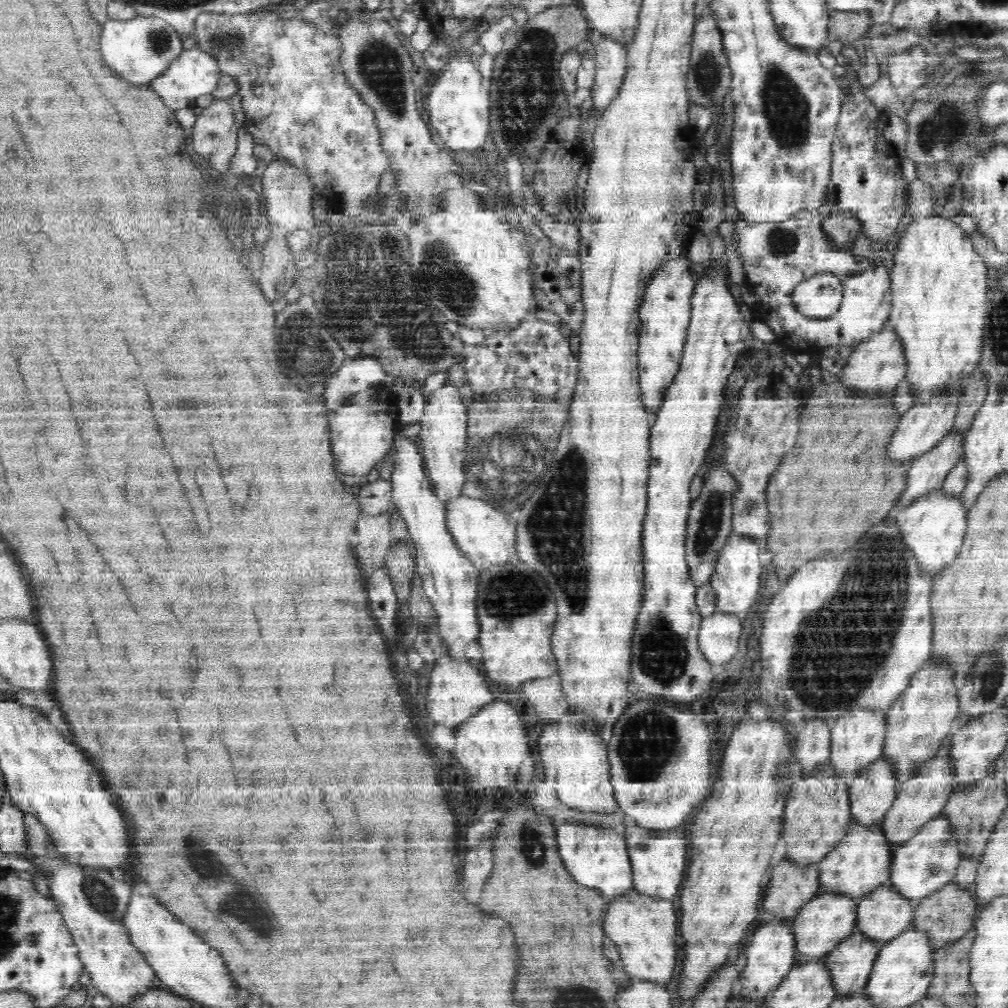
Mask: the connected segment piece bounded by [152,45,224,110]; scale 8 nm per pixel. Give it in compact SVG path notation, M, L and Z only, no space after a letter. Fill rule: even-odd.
M194 45L184 50L162 75L152 81L152 88L158 92L168 108L177 110L193 106L194 101L202 95L216 91L222 74L224 72L219 68L219 60L211 52L206 52L203 48Z

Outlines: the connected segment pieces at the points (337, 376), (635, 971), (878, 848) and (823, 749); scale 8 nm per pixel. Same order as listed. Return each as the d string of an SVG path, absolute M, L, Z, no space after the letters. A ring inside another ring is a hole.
M362 355L358 358L347 358L337 368L326 384L326 404L328 408L340 408L351 395L364 391L378 383L390 380L389 374L382 366L380 357Z
M630 891L623 899L611 902L605 916L604 930L622 952L624 970L640 982L670 984L678 964L678 914L672 900L656 900Z
M853 821L847 836L817 864L821 872L820 891L845 892L855 899L860 899L872 888L890 883L895 848L895 844L886 837L882 821L870 824Z
M819 716L806 718L804 729L797 735L796 758L804 768L804 773L810 773L818 764L829 761L831 755L831 727L832 722Z

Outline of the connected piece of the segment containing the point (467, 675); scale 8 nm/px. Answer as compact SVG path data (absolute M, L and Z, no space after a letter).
M444 654L440 657L435 665L428 670L430 674L430 688L428 688L428 696L426 696L426 708L432 720L442 722L452 734L458 732L458 726L466 723L481 708L492 704L494 694L490 692L489 681L486 676L480 674L470 662L452 659Z

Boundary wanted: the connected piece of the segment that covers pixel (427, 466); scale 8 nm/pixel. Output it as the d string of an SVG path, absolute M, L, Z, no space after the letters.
M444 383L429 396L425 412L419 421L422 429L419 432L418 440L420 446L423 445L422 464L430 488L434 495L446 506L454 499L459 499L464 495L463 488L467 482L467 471L465 458L468 448L468 424L467 406L463 403L458 393L458 388L450 383Z

